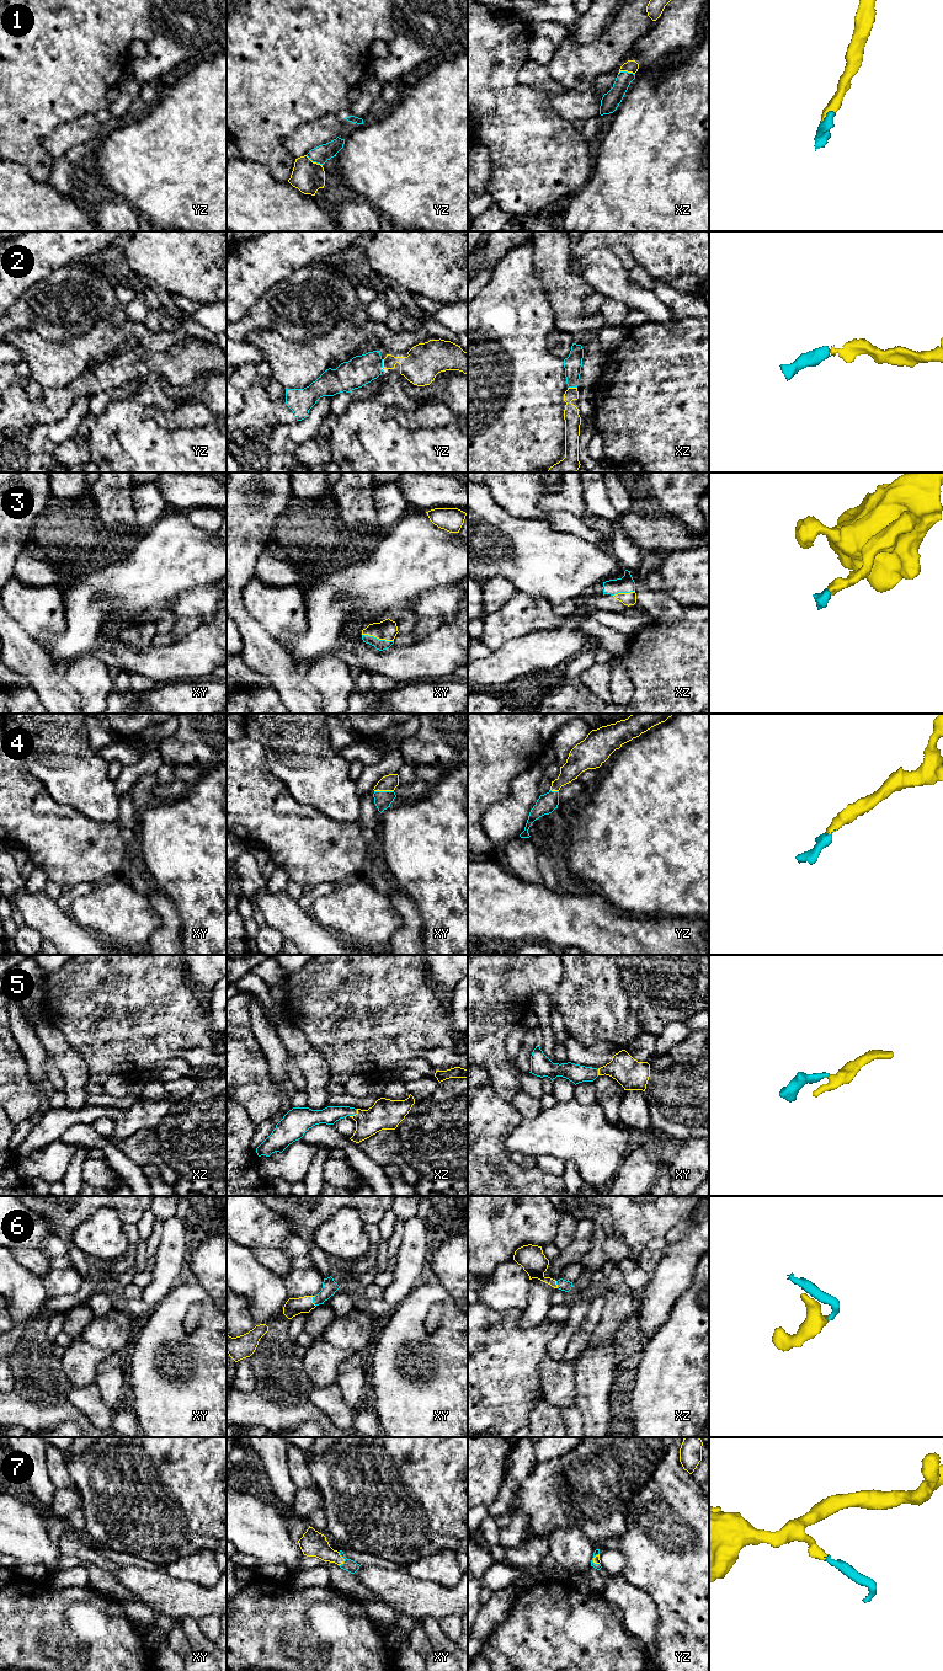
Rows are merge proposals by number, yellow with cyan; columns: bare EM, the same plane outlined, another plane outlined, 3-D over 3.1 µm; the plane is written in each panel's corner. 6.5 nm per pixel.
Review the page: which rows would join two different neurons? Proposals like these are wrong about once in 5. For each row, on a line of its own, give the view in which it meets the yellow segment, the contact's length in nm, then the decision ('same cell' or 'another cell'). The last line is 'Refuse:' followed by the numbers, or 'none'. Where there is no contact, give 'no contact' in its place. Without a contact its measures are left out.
1: contact in xz; length 110 nm; same cell
2: contact in yz; length 70 nm; same cell
3: contact in xy; length 220 nm; same cell
4: contact in xy; length 130 nm; same cell
5: contact in xz; length 80 nm; same cell
6: contact in xy; length 70 nm; same cell
7: contact in xy; length 100 nm; same cell
Refuse: none

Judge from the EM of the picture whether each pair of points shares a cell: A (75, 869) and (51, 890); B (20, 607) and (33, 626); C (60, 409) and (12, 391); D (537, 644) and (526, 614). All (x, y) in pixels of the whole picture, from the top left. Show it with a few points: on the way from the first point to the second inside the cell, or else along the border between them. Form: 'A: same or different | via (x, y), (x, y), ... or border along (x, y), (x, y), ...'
A: different | border along (49, 879), (60, 887)
B: same | via (25, 612), (33, 622)
C: same | via (48, 411), (32, 411), (25, 404)
D: different | border along (561, 624), (537, 629), (506, 642)

